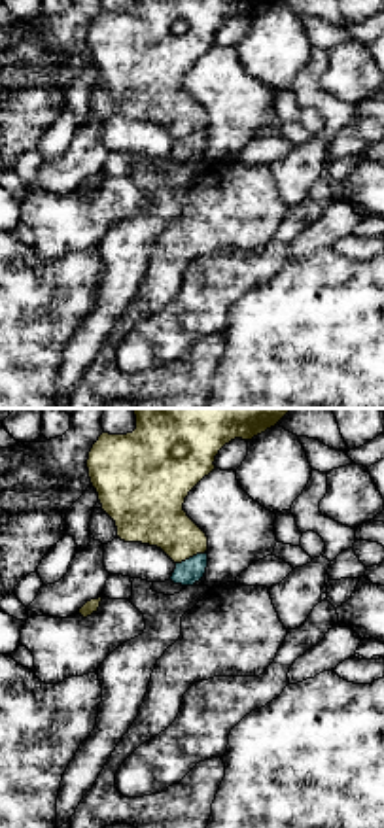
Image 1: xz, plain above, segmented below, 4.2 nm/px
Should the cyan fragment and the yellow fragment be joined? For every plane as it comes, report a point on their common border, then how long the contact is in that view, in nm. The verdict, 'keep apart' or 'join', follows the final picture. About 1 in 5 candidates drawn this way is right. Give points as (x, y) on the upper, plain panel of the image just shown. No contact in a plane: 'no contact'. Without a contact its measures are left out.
contact (190, 135); length 140 nm

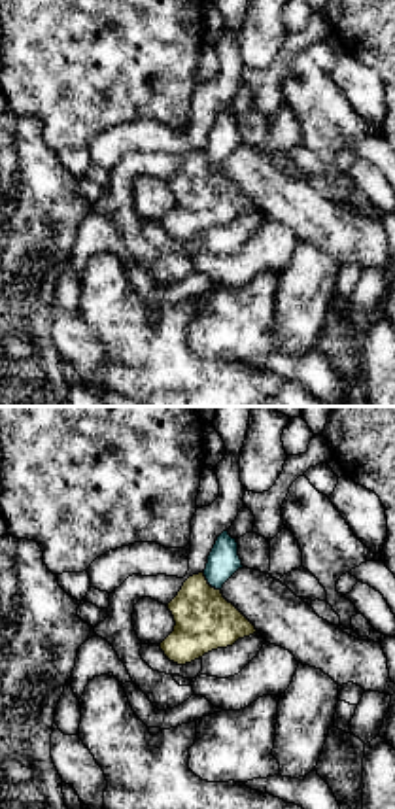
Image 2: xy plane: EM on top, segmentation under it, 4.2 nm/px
contact (210, 161); length 110 nm

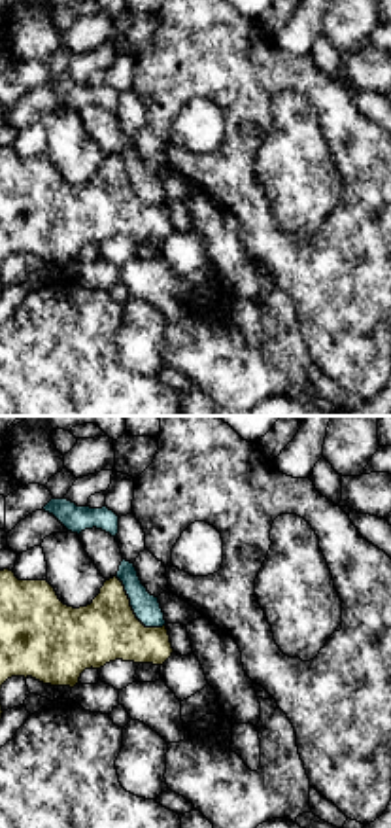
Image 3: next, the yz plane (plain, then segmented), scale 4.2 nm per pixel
contact (133, 186); length 300 nm

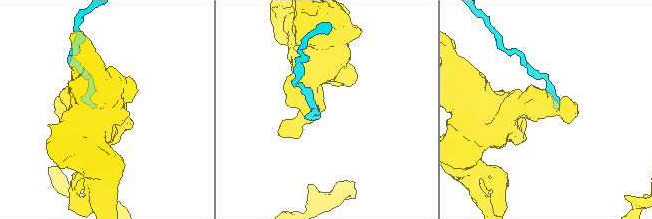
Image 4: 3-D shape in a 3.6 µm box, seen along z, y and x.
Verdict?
keep apart

